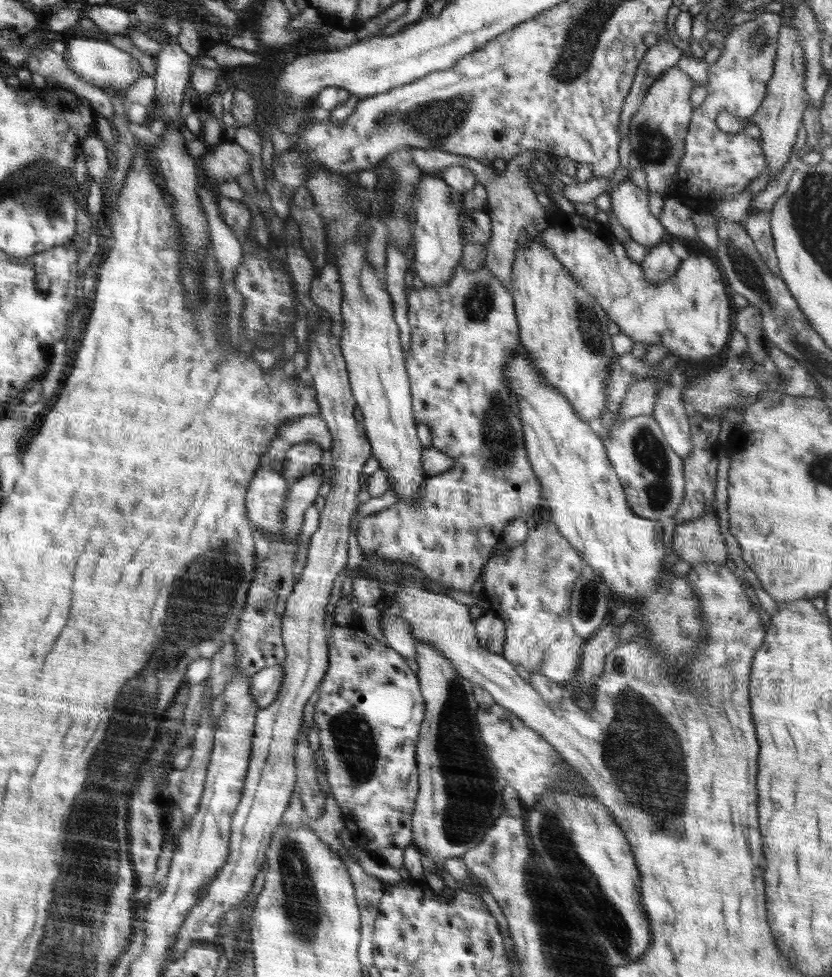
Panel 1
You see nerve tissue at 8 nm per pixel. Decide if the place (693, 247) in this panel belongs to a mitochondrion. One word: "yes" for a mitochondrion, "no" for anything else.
no

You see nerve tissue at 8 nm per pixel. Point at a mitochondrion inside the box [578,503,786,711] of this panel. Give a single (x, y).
(618, 666)

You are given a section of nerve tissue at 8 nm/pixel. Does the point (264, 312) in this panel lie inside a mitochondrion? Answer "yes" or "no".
yes

